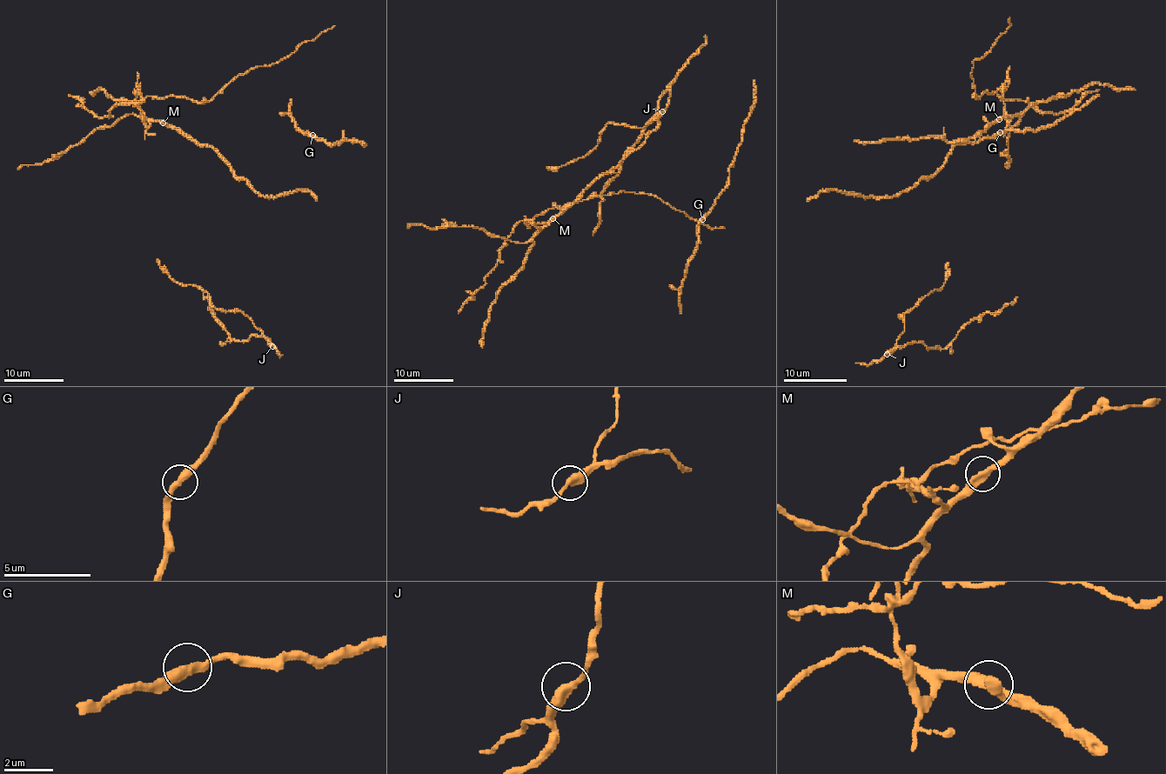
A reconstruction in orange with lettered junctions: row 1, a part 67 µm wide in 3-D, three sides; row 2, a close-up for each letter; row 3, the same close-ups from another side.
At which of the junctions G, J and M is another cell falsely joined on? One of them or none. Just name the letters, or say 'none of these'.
M

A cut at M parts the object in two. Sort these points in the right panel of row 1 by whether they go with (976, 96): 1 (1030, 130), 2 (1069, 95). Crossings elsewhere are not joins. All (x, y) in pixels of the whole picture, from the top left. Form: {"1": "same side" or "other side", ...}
{"1": "other side", "2": "same side"}

